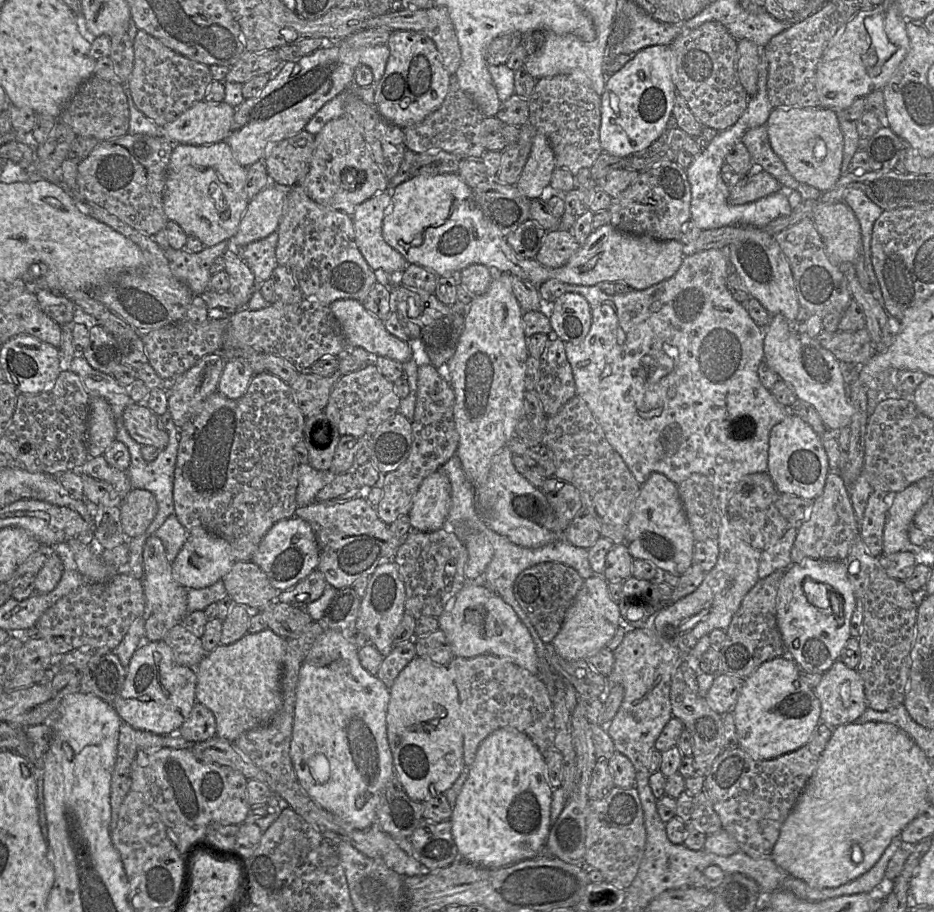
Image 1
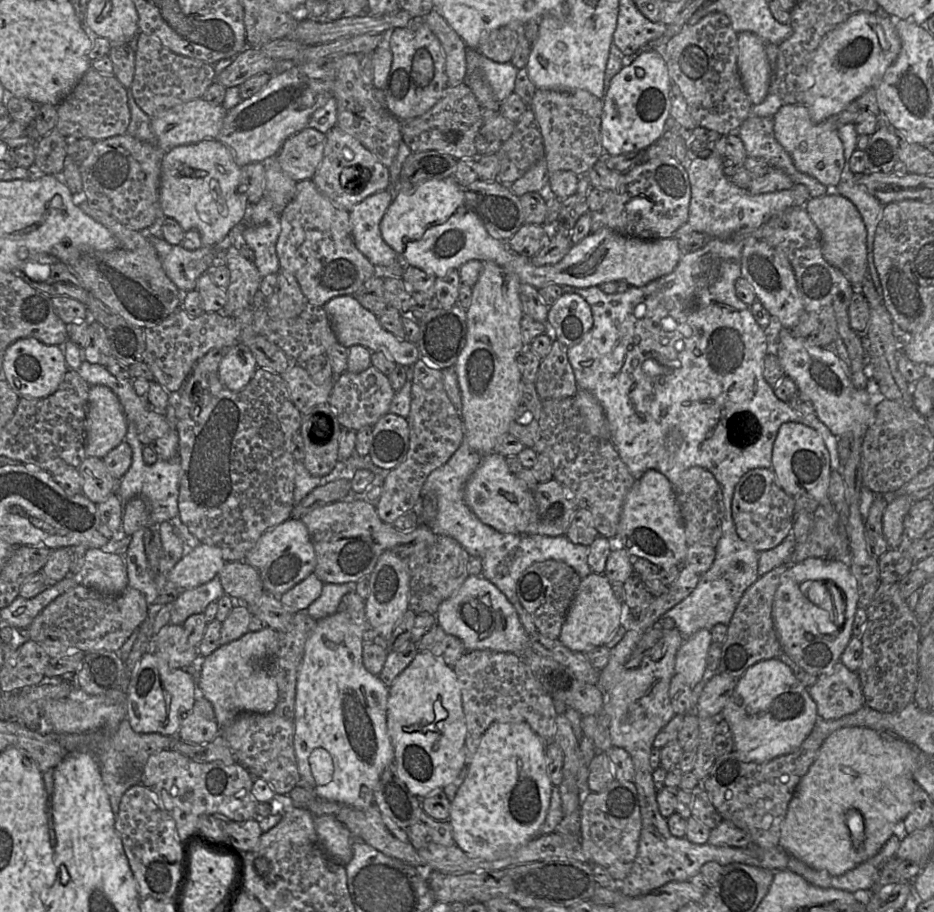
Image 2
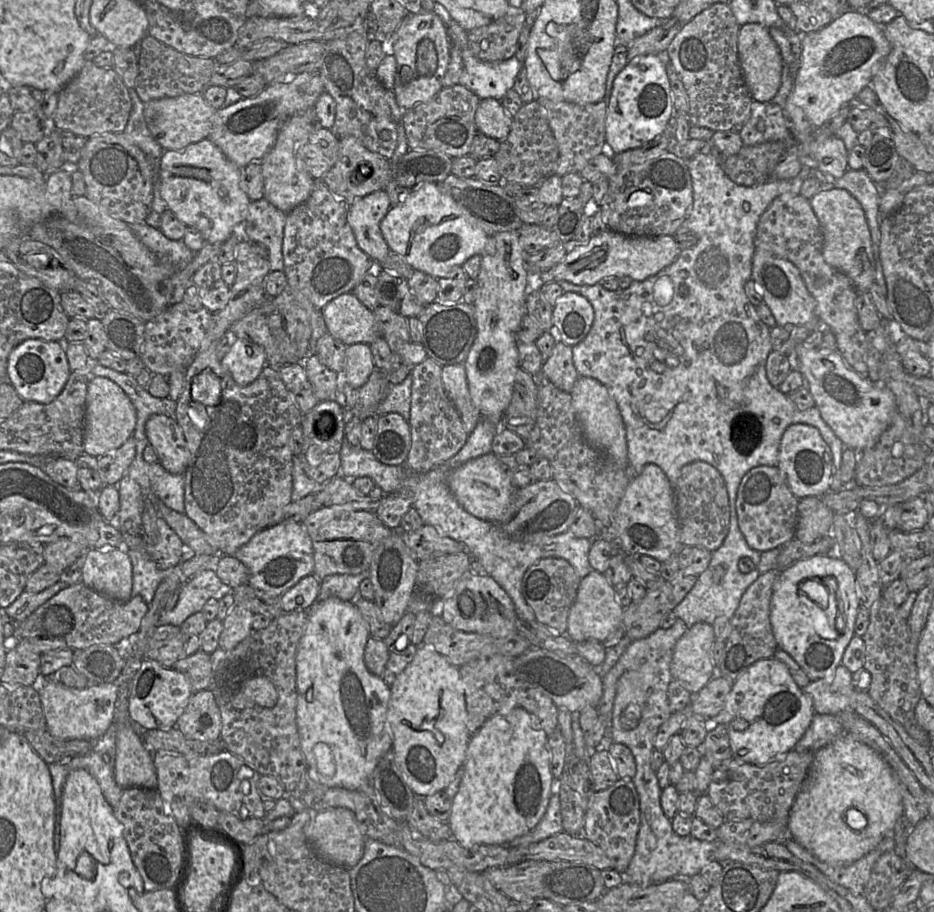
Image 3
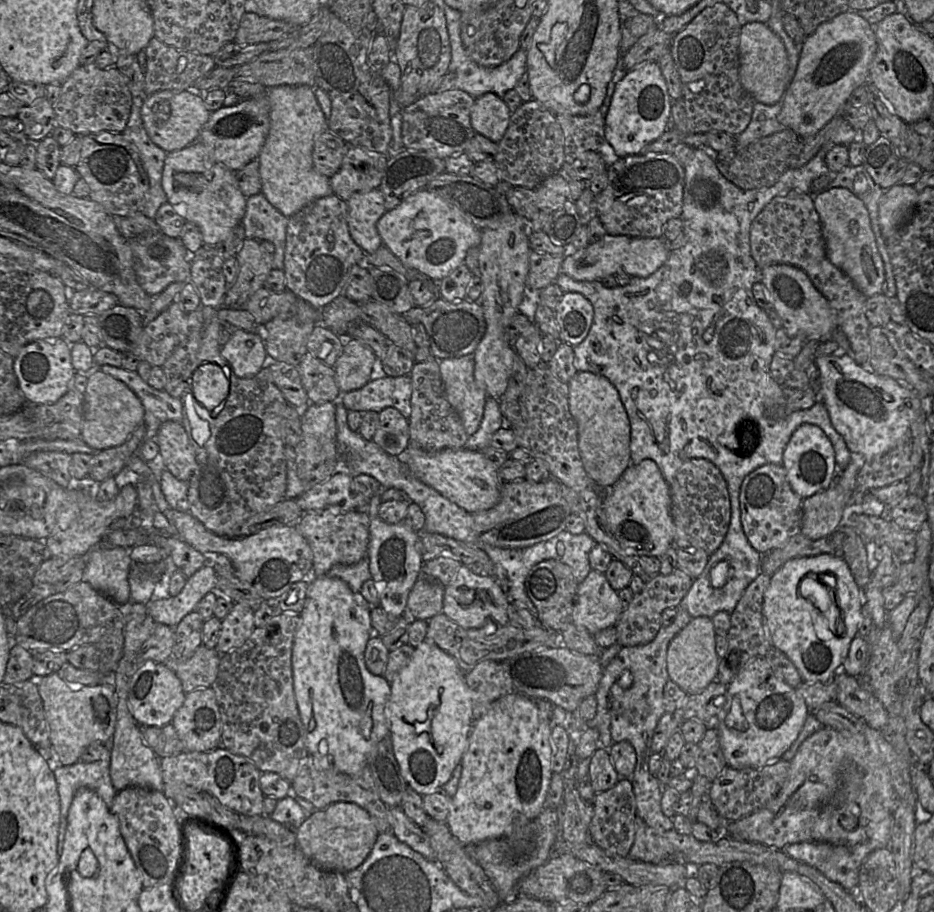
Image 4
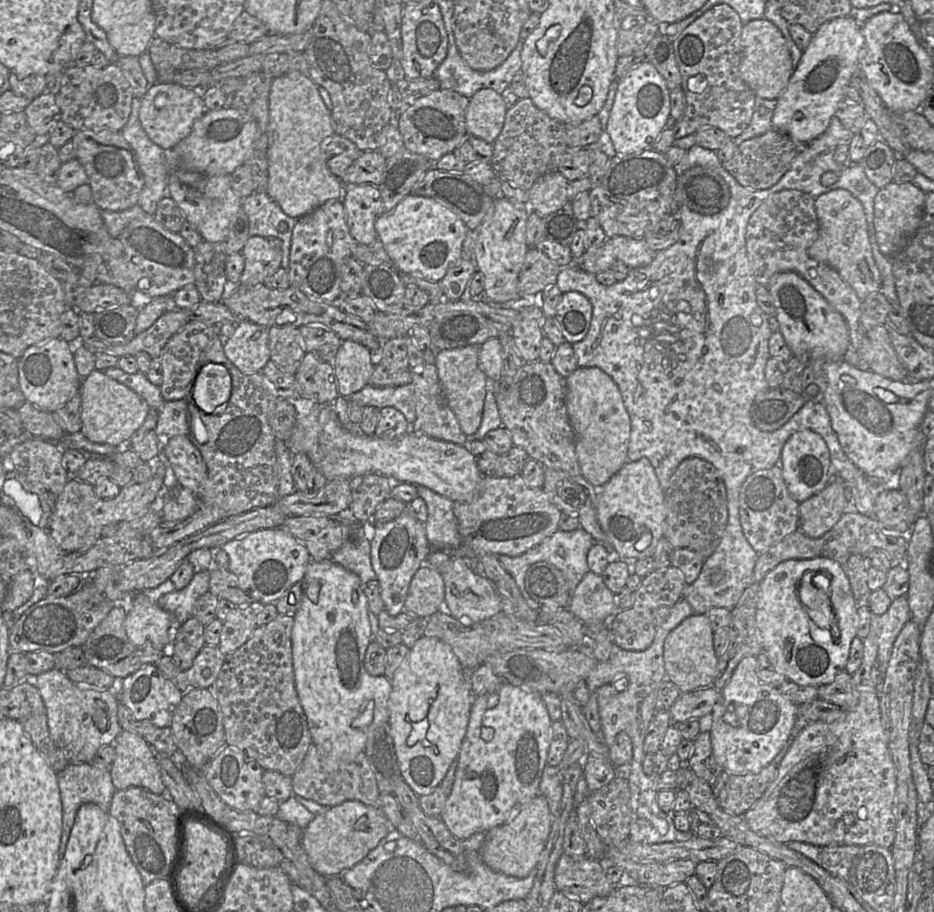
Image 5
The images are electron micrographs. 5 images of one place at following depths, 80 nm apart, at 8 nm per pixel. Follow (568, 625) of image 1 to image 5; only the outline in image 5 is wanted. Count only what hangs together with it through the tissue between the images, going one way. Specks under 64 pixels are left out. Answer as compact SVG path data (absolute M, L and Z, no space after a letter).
M588 571L573 591L569 610L582 623L608 622L617 613L616 595L605 585L601 575Z

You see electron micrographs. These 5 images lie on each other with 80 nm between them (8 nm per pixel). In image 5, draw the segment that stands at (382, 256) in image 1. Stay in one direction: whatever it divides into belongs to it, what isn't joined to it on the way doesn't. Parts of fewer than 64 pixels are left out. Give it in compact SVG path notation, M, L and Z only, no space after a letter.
M346 184L342 198L345 221L351 236L359 244L377 239L375 220L382 214L382 199L376 185Z

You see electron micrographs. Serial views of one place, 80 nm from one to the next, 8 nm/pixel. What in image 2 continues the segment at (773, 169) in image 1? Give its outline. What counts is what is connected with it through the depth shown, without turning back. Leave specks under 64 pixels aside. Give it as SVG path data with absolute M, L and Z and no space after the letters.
M749 115L737 130L748 156L762 158L769 166L782 170L794 184L808 188L810 198L825 195L827 186L796 169L791 156L776 140L773 117Z

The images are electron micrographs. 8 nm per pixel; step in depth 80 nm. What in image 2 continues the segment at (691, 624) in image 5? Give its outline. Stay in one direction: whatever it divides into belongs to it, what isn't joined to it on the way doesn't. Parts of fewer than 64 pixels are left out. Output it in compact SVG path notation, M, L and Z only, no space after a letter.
M701 629L683 641L677 652L675 673L682 675L691 689L705 674L707 653L711 644L711 631Z

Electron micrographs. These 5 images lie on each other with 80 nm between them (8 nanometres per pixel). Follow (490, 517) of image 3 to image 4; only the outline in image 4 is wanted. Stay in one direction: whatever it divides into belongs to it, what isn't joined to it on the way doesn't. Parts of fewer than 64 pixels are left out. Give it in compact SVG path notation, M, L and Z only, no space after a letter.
M409 445L398 458L423 483L434 488L470 514L494 507L500 499L502 480L498 469L481 451L446 448L427 451Z

